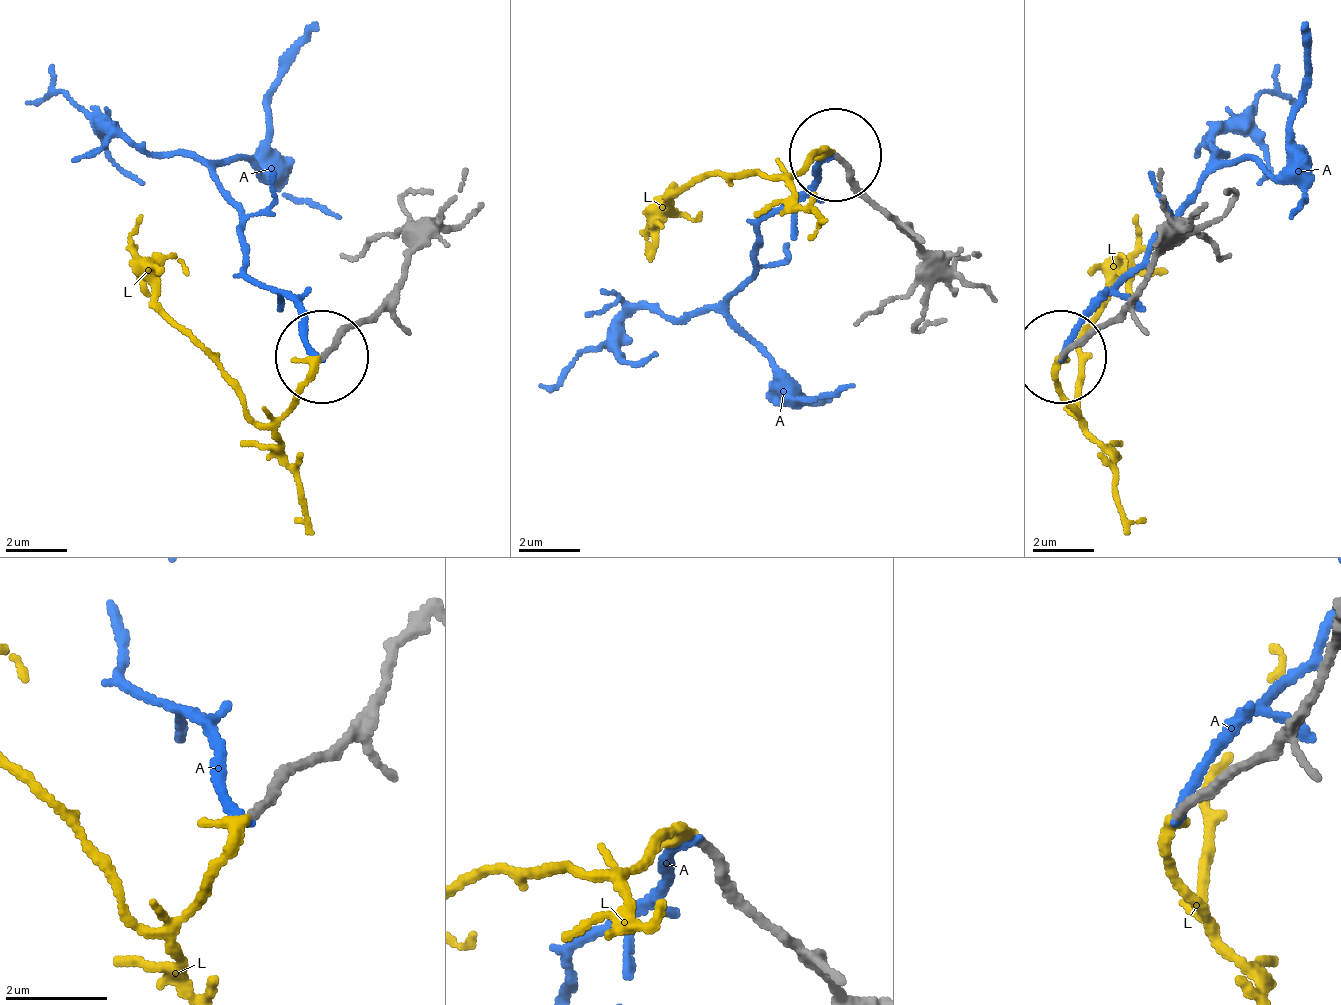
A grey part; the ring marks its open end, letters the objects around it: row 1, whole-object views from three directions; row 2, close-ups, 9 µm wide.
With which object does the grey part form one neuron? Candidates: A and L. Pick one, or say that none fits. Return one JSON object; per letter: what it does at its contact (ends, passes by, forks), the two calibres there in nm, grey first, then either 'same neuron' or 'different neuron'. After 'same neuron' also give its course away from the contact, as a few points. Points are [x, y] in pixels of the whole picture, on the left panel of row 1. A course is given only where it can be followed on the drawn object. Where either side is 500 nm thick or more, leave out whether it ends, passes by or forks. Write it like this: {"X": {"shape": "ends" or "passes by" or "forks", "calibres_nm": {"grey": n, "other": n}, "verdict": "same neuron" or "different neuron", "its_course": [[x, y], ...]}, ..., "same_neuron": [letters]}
{"A": {"shape": "ends", "calibres_nm": {"grey": 200, "other": 200}, "verdict": "different neuron"}, "L": {"shape": "ends", "calibres_nm": {"grey": 180, "other": 240}, "verdict": "same neuron", "its_course": [[323, 354], [308, 385], [262, 424], [185, 331], [131, 247], [139, 216]]}, "same_neuron": ["L"]}

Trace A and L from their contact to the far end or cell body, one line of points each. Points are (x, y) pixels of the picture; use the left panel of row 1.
A: (323, 354), (246, 270), (246, 208), (216, 170), (269, 170), (277, 62), (316, 23)
L: (323, 354), (308, 385), (262, 424), (185, 331), (131, 247), (139, 216)

